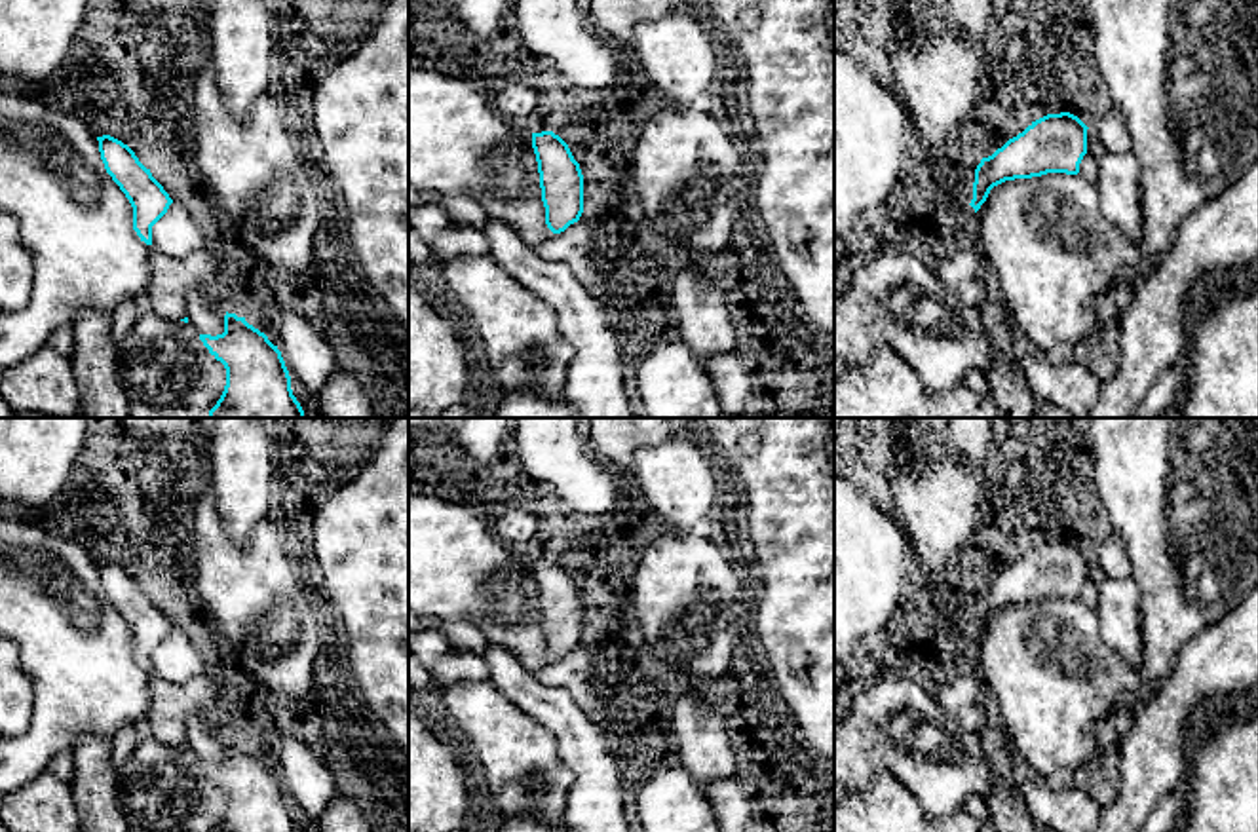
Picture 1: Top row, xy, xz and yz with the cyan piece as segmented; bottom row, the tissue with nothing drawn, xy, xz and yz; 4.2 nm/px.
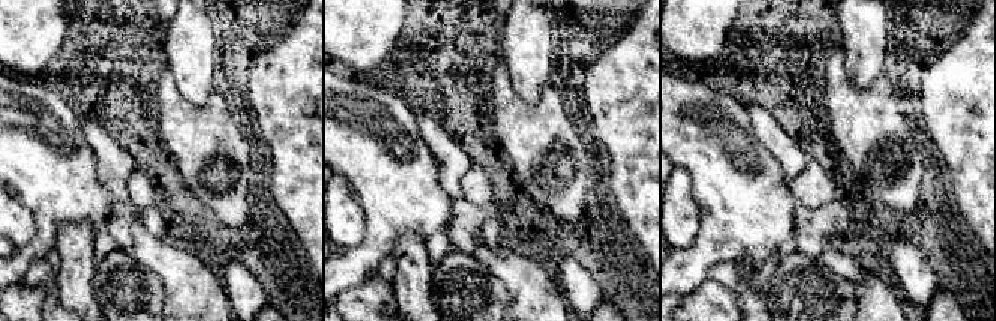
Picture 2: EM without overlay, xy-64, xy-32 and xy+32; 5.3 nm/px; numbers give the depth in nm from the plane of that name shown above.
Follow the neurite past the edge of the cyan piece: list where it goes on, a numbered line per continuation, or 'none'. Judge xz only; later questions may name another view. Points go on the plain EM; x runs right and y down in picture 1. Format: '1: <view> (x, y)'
none

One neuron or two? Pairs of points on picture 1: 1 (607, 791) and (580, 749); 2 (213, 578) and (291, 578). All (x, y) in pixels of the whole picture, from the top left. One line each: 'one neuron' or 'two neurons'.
1: one neuron
2: one neuron

